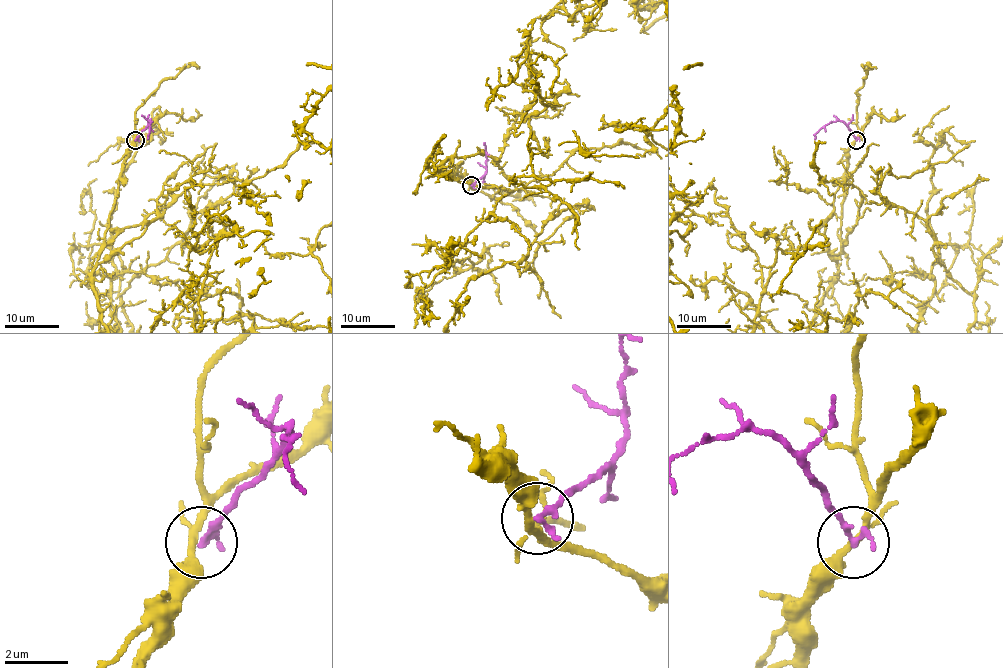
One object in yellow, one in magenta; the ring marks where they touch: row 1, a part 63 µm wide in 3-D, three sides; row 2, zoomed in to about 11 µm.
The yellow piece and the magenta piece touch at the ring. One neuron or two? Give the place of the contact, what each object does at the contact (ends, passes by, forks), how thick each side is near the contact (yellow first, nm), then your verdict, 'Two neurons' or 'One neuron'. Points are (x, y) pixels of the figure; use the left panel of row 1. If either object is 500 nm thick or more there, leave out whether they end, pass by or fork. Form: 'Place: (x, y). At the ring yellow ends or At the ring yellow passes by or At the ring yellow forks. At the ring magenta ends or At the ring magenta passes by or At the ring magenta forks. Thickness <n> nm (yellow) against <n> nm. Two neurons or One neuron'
Place: (135, 140). At the ring yellow forks. At the ring magenta ends. Thickness 200 nm (yellow) against 240 nm. Two neurons

